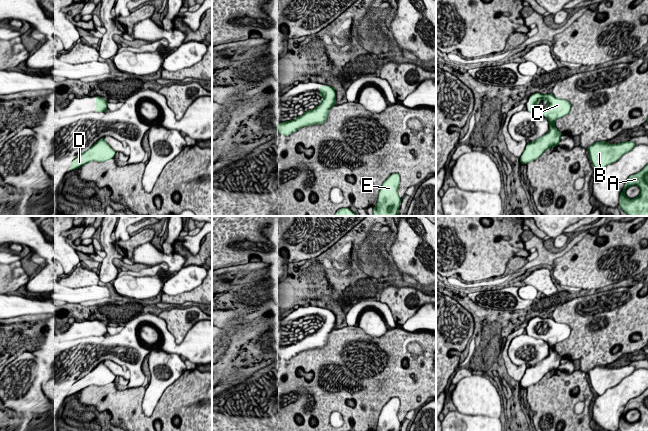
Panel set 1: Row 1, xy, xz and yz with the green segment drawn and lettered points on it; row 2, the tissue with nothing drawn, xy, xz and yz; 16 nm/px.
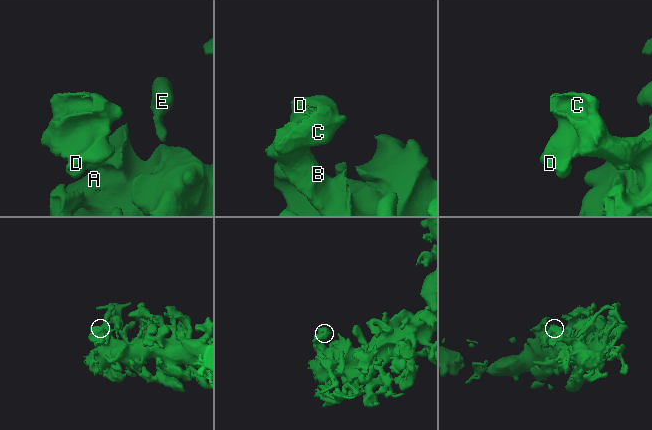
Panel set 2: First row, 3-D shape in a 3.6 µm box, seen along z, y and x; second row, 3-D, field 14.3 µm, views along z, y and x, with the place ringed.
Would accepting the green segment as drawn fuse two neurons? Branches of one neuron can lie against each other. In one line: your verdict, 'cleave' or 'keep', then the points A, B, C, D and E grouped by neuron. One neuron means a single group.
keep; groups A B C D E

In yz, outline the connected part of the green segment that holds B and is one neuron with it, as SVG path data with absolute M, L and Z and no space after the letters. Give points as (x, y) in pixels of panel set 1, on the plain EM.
M607 365L596 366L589 370L590 384L597 394L604 394L609 388L618 385L625 377L635 371L635 367L624 365L619 368L608 368Z

